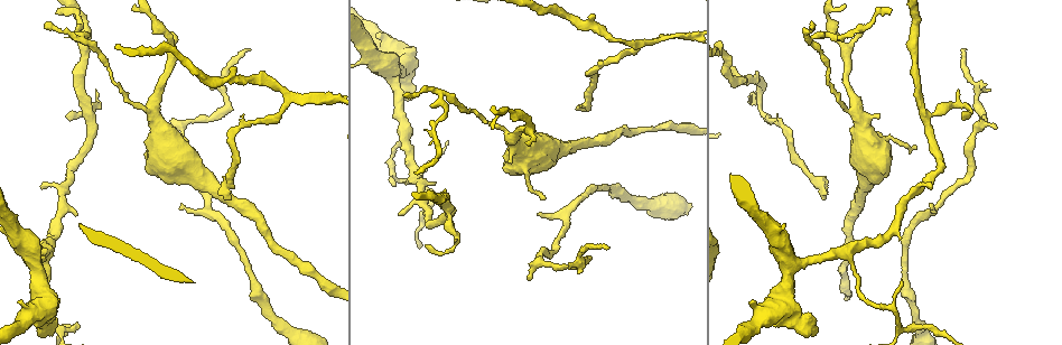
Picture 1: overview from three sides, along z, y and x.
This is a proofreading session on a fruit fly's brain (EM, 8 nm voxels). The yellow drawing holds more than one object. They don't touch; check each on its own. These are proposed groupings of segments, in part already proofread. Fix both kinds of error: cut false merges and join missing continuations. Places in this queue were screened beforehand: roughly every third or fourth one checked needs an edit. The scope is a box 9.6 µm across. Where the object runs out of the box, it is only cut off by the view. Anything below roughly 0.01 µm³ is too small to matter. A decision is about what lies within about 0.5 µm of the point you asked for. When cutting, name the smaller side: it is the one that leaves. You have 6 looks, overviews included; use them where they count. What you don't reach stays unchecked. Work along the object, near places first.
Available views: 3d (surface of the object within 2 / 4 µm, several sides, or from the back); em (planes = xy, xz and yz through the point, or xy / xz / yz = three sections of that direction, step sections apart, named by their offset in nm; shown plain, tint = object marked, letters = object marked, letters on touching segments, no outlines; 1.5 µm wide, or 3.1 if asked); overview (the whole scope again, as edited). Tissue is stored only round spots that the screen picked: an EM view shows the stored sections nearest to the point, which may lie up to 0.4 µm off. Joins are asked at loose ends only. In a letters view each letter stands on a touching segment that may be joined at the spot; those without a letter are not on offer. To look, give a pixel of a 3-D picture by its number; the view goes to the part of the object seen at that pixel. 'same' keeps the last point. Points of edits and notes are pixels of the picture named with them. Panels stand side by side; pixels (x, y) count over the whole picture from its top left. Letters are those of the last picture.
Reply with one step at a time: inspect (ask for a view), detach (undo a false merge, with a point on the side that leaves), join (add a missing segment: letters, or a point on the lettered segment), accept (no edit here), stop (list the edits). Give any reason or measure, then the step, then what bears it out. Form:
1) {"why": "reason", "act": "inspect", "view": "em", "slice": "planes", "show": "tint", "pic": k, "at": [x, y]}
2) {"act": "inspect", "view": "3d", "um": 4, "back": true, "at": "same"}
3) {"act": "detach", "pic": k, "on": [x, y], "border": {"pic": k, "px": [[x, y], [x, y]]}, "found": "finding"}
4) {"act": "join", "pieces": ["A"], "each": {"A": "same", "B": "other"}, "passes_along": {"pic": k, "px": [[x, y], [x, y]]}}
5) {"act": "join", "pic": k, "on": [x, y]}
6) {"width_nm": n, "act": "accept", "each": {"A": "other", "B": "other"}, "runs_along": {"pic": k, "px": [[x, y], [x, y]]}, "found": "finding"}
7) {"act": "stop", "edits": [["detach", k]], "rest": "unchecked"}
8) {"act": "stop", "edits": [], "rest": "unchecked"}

{"why": "a fork", "act": "inspect", "view": "3d", "um": 4, "pic": 1, "at": [91, 116]}

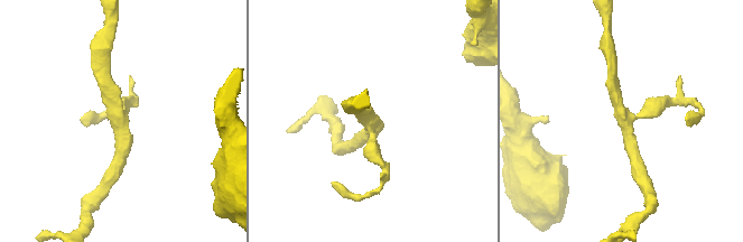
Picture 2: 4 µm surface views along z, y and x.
{"why": "need the tissue", "act": "inspect", "view": "em", "slice": "xz", "step": 8, "show": "tint", "pic": 2, "at": [119, 117]}

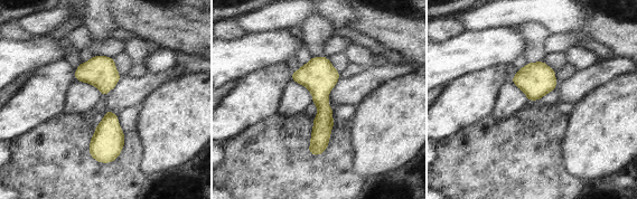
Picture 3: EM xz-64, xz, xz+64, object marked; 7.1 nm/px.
{"why": "cut it another way", "act": "inspect", "view": "em", "slice": "planes", "show": "letters", "at": "same"}

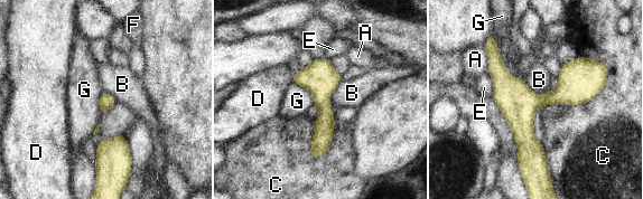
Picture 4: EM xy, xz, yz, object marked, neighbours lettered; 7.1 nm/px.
{"width_nm": 110, "act": "accept", "each": {"A": "other", "B": "other", "C": "other", "D": "other", "E": "other", "F": "other", "G": "other"}, "border": {"pic": 4, "px": [[294, 82], [311, 94], [314, 104]]}, "found": "continuous, no second neuron"}

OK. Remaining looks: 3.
{"why": "abrupt turn", "act": "inspect", "view": "3d", "um": 2, "pic": 1, "at": [443, 96]}

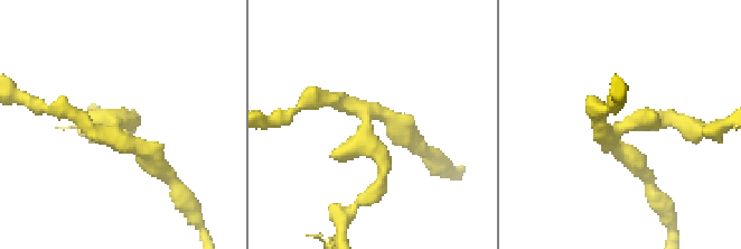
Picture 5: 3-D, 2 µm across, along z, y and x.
{"why": "now the EM", "act": "inspect", "view": "em", "slice": "xy", "step": 4, "show": "letters", "pic": 5, "at": [612, 142]}

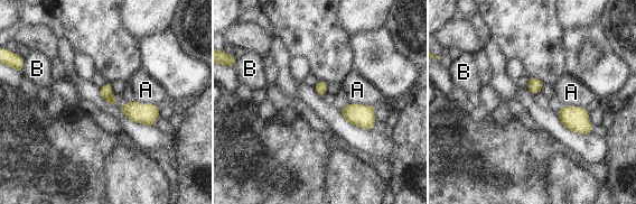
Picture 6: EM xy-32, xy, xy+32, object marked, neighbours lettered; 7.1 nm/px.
{"why": "another direction", "act": "inspect", "view": "em", "slice": "planes", "show": "letters", "at": "same"}

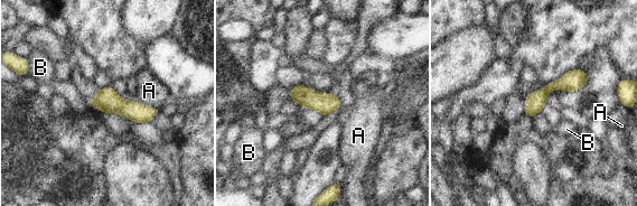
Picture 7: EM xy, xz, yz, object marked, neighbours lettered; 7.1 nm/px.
{"width_nm": 140, "act": "accept", "each": {"A": "other", "B": "other"}, "runs_along": {"pic": 7, "px": [[584, 76], [551, 86], [527, 111]]}, "found": "continuous, no second neuron"}

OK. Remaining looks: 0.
{"act": "stop", "edits": [], "rest": "unchecked"}

